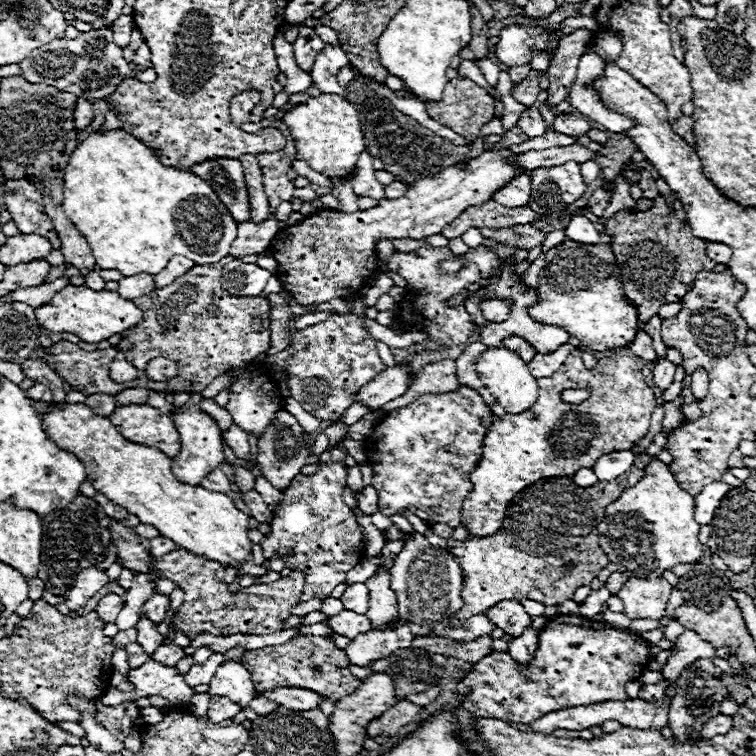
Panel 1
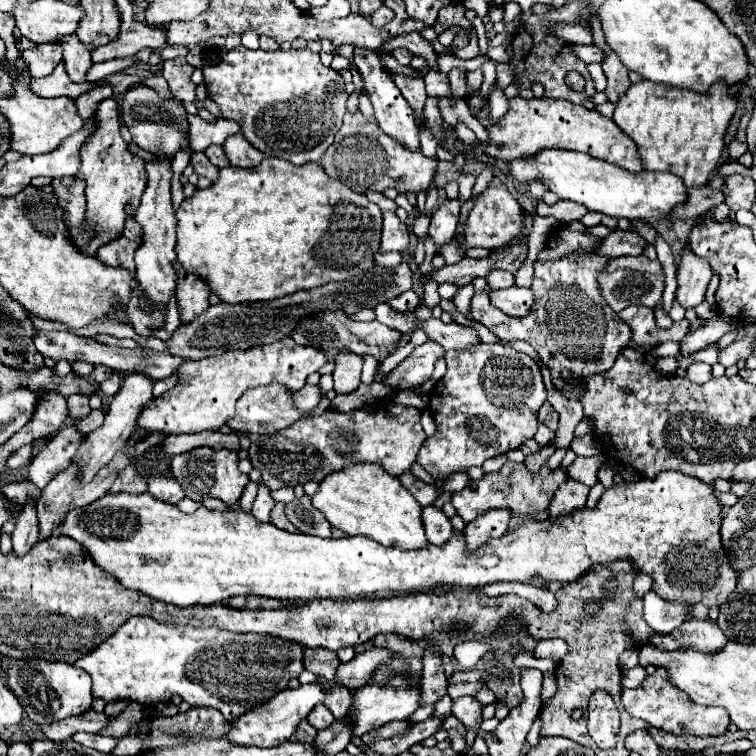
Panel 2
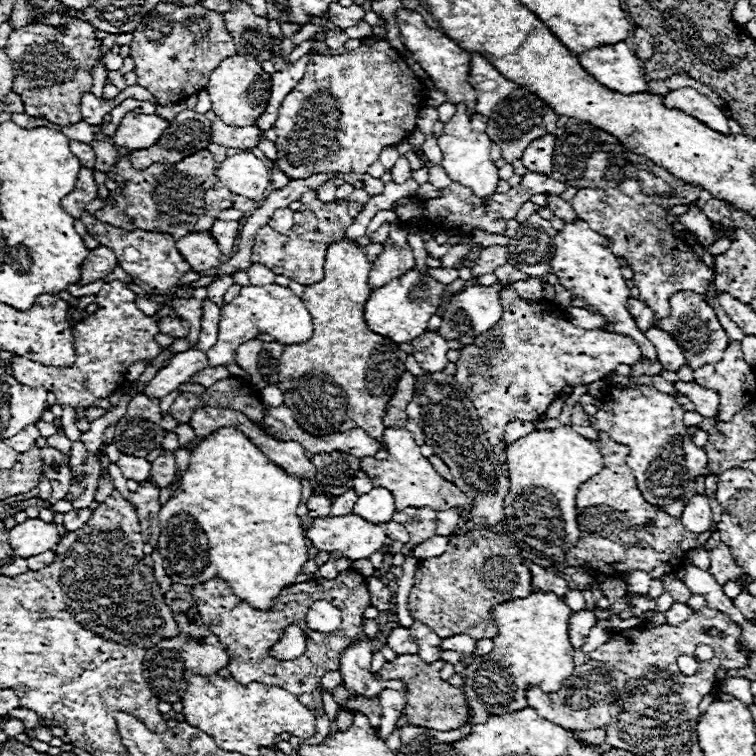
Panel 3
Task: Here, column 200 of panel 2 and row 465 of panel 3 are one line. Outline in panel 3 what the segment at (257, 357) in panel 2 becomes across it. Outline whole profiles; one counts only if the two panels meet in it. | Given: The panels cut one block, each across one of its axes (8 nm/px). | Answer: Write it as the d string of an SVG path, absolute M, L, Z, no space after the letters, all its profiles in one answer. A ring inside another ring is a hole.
M390 426L382 434L386 446L388 446L388 458L386 460L376 460L376 458L362 458L360 460L360 470L372 478L374 486L384 486L386 490L392 490L396 510L404 508L432 508L432 510L450 510L450 508L470 508L472 500L452 482L444 480L420 454L420 448L416 446L412 434L406 428L396 428Z

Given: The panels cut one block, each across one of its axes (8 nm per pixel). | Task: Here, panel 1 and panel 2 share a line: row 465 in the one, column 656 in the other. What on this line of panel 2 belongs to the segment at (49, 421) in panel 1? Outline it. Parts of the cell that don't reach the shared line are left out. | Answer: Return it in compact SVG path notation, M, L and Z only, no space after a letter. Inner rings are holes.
M642 80L632 84L618 100L612 120L636 142L646 170L676 174L688 188L702 186L718 168L724 136L738 108L740 94L730 94L730 84L718 80L710 92L692 92Z

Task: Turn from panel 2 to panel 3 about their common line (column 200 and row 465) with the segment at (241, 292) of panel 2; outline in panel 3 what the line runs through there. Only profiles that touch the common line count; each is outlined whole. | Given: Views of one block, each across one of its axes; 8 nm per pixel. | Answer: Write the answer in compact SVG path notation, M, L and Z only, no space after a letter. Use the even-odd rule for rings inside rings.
M224 426L206 436L190 454L190 466L182 478L180 488L162 504L160 518L160 554L164 570L176 584L194 586L210 578L222 578L230 582L232 592L258 610L270 610L272 600L282 588L292 586L300 574L302 564L308 560L306 538L296 514L302 496L302 482L296 476L286 474L268 456L264 456L238 428ZM186 512L198 524L186 524Z

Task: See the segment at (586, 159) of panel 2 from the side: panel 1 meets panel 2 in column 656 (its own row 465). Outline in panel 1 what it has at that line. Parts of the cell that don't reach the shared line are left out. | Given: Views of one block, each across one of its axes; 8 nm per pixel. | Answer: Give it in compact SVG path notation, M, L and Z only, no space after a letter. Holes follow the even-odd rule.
M192 392L190 400L172 414L172 420L176 422L176 430L180 434L180 452L172 458L172 472L176 474L176 478L180 478L180 482L188 482L192 486L198 486L204 474L212 472L224 462L222 430L218 422L200 408L202 400L204 396L200 392Z

